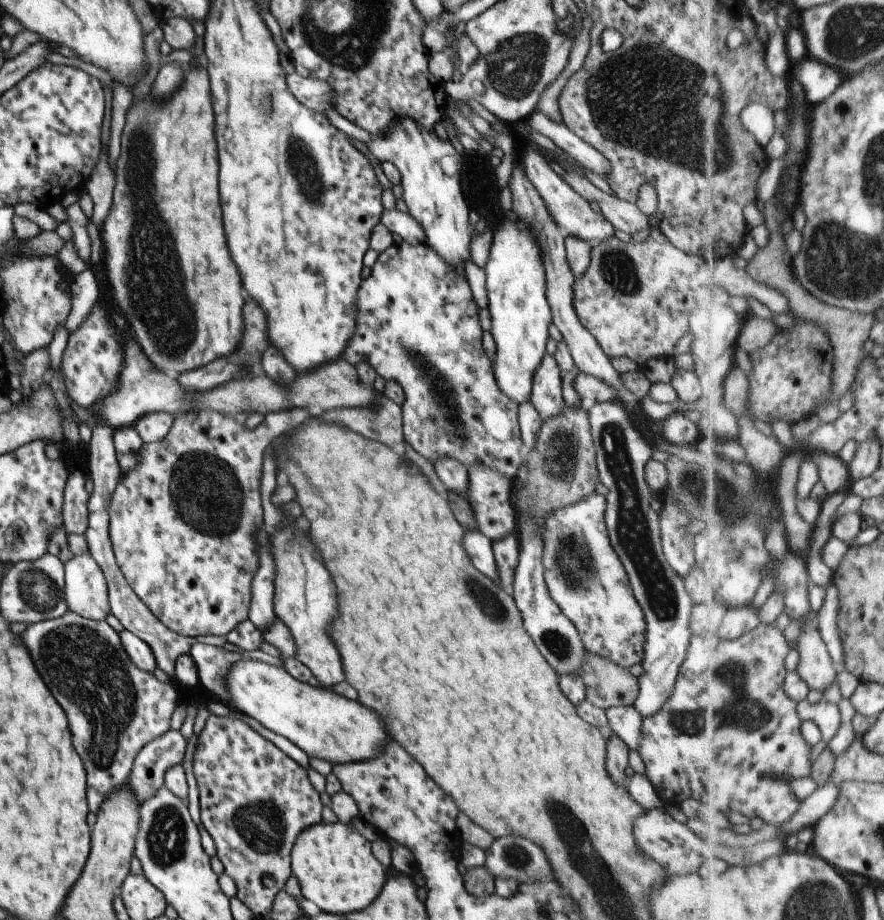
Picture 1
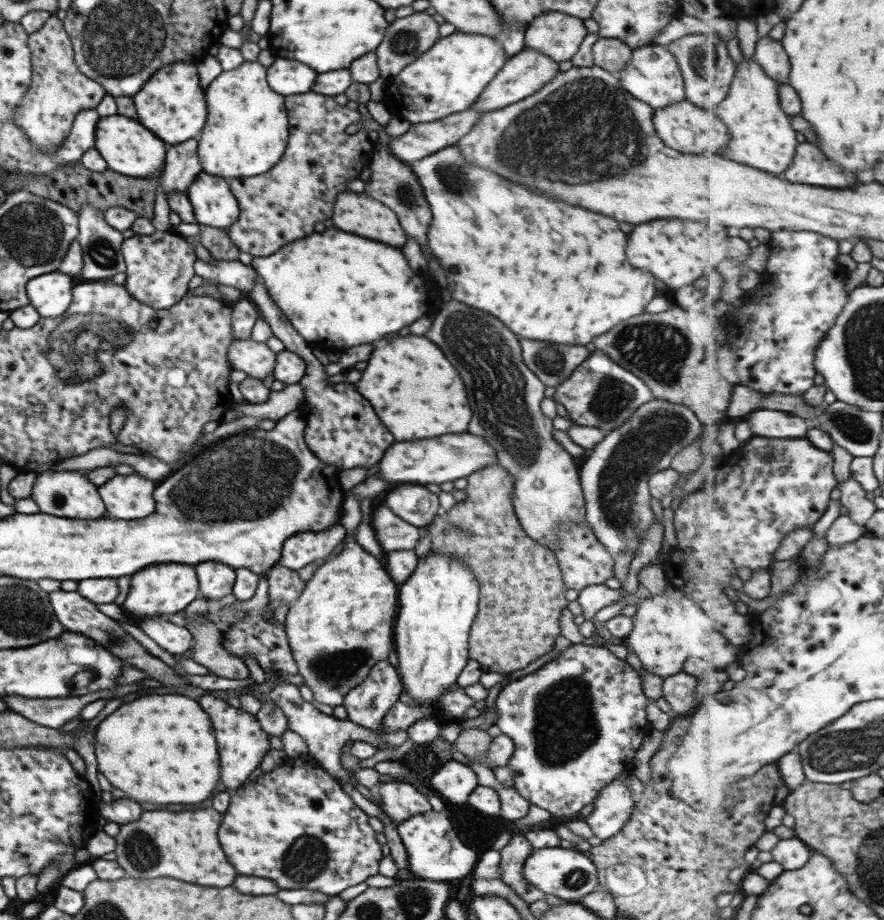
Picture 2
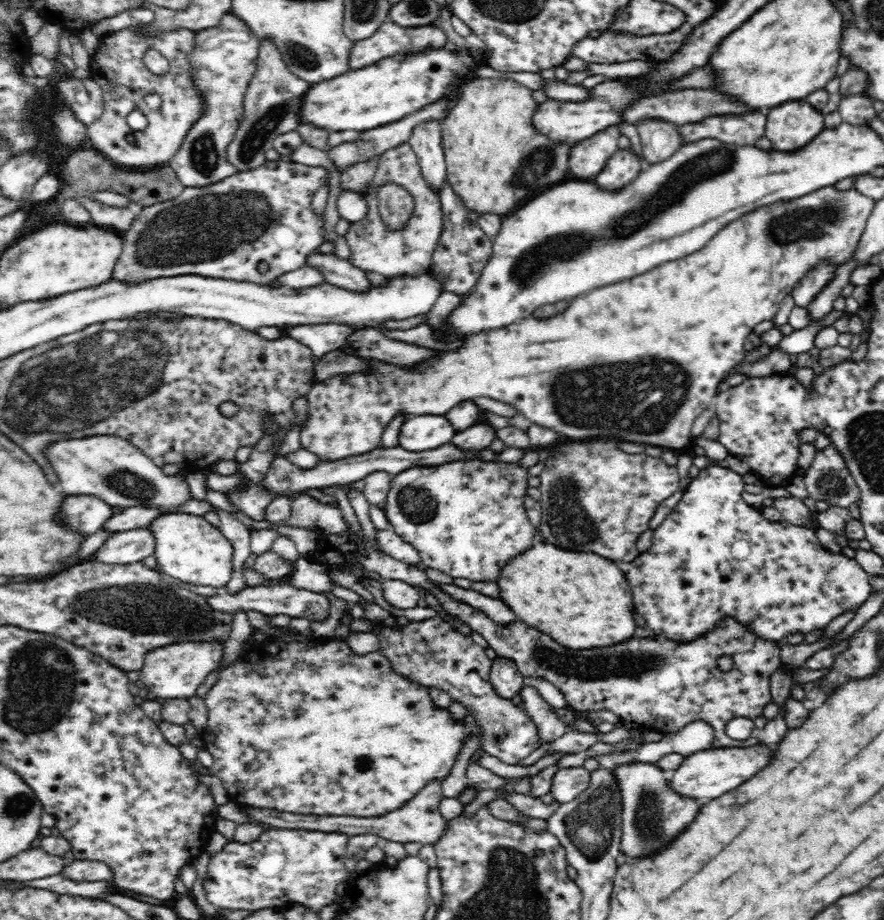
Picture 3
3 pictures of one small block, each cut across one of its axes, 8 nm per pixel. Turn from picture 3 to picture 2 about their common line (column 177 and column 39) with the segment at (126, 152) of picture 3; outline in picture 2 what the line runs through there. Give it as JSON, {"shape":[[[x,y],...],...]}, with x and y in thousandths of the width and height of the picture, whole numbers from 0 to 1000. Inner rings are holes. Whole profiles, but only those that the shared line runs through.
{"shape":[[[62,15],[52,22],[48,30],[32,38],[32,52],[36,57],[36,88],[25,103],[15,133],[41,163],[57,167],[70,160],[86,126],[94,120],[109,118],[121,100],[114,91],[88,76],[80,41],[71,23]]]}

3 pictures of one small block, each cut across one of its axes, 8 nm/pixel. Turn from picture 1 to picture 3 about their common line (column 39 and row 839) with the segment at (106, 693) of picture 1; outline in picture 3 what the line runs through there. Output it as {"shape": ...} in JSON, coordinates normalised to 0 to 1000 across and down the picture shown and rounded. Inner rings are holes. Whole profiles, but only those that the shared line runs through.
{"shape":[[[713,828],[713,830],[697,833],[692,838],[699,847],[699,855],[701,855],[701,862],[704,862],[702,924],[708,930],[735,930],[738,926],[756,920],[776,900],[776,896],[781,896],[785,891],[785,887],[790,885],[790,878],[792,878],[790,874],[792,872],[785,872],[785,867],[762,861],[761,857],[757,855],[757,840],[744,835],[742,829]]]}

